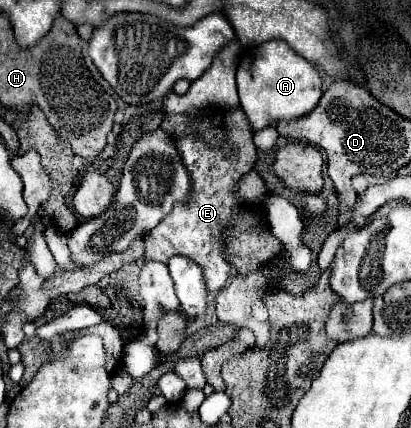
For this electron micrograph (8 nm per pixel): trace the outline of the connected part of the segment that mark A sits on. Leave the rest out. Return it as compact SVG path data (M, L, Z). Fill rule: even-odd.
M269 40L243 52L237 68L237 90L241 108L253 130L263 130L277 120L293 120L309 114L323 94L315 66L303 60L303 56L291 50L283 40Z

